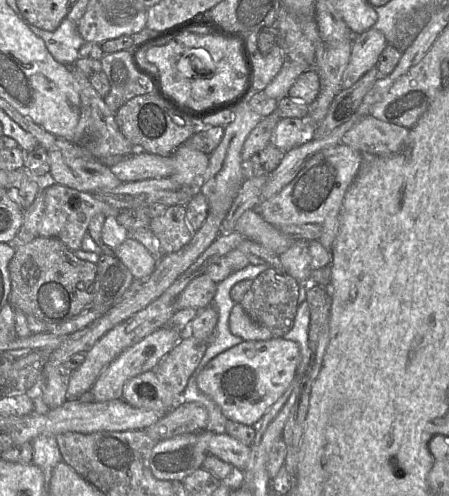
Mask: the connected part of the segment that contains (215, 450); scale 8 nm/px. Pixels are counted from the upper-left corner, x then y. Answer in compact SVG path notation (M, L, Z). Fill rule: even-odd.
M212 433L207 446L207 455L213 455L244 470L250 458L251 447L226 433Z

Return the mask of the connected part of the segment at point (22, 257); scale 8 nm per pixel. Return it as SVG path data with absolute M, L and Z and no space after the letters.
M37 237L28 243L14 243L14 247L15 252L8 265L8 302L15 311L45 324L59 324L80 315L91 306L97 275L95 263L77 258L73 251L55 238Z

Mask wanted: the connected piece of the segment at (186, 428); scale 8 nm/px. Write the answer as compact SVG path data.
M183 402L145 428L147 435L159 442L177 435L206 429L208 411L200 402Z

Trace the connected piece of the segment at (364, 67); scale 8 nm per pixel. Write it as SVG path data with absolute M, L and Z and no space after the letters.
M374 27L354 36L350 60L342 76L342 89L351 87L367 71L377 66L378 58L387 44L384 34Z

